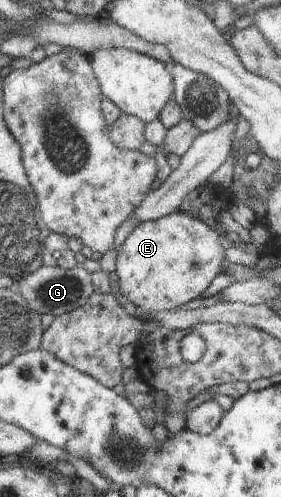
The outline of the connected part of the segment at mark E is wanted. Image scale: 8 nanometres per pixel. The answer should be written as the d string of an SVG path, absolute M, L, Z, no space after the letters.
M171 213L154 221L142 222L126 238L116 262L116 273L122 296L128 302L143 308L148 314L159 311L175 311L188 302L199 298L215 276L222 272L225 249L219 243L220 235L203 220L192 217L192 213Z

